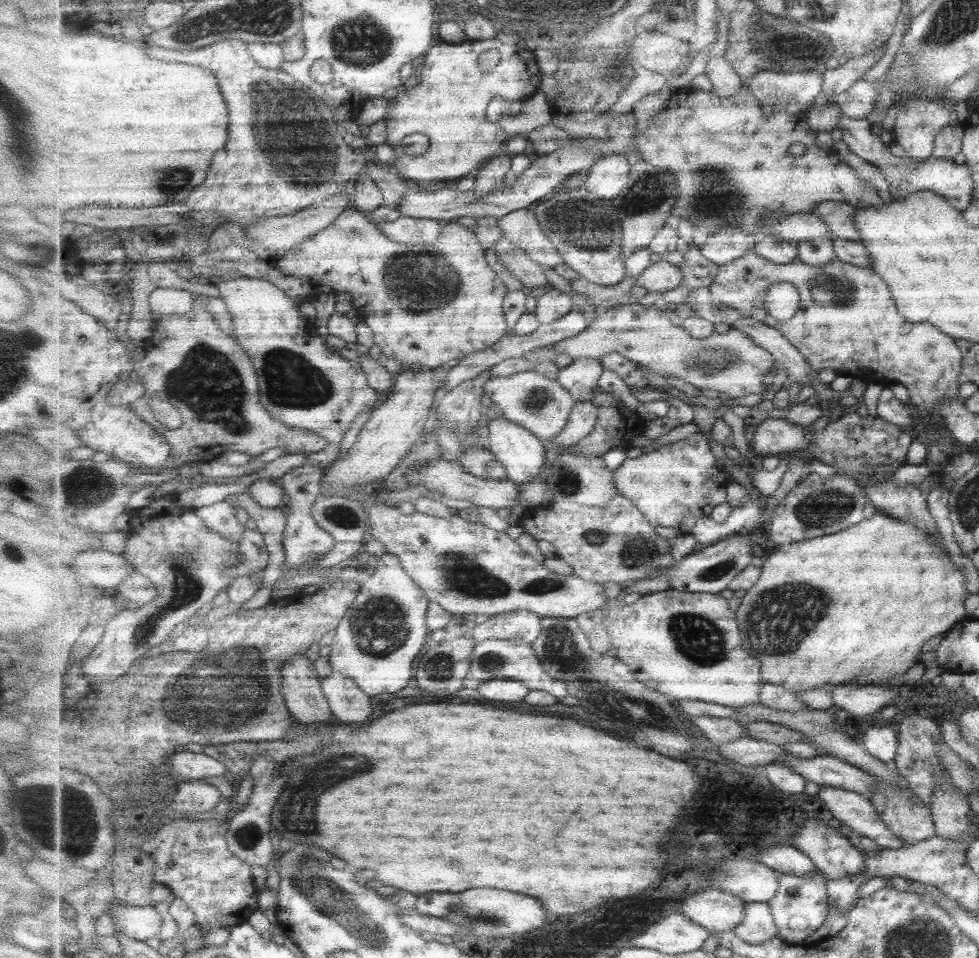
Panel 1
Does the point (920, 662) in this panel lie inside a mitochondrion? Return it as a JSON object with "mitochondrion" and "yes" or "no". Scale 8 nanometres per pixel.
{"mitochondrion":"no"}

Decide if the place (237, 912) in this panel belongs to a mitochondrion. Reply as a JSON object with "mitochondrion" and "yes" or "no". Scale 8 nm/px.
{"mitochondrion":"no"}

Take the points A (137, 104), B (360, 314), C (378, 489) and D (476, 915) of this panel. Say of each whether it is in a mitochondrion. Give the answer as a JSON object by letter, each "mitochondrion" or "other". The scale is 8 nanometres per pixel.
{"A":"other","B":"other","C":"other","D":"mitochondrion"}

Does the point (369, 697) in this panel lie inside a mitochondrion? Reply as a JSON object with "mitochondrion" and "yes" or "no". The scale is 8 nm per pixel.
{"mitochondrion":"no"}

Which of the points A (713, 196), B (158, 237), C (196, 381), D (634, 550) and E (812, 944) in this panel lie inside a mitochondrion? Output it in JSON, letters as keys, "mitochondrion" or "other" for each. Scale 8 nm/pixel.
{"A":"mitochondrion","B":"other","C":"mitochondrion","D":"mitochondrion","E":"other"}

